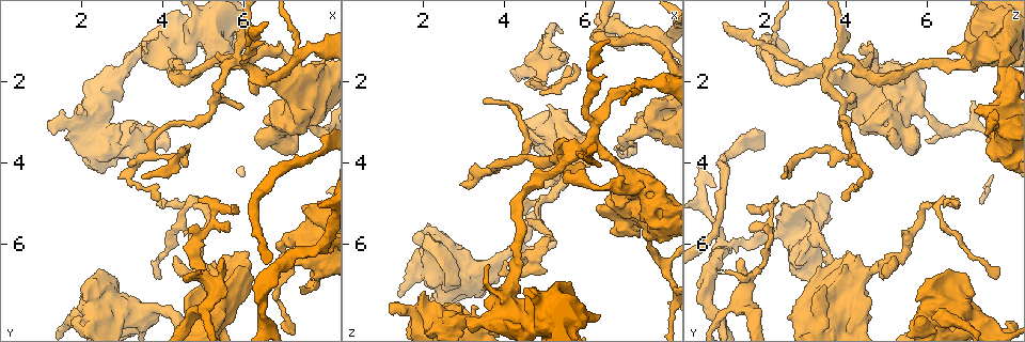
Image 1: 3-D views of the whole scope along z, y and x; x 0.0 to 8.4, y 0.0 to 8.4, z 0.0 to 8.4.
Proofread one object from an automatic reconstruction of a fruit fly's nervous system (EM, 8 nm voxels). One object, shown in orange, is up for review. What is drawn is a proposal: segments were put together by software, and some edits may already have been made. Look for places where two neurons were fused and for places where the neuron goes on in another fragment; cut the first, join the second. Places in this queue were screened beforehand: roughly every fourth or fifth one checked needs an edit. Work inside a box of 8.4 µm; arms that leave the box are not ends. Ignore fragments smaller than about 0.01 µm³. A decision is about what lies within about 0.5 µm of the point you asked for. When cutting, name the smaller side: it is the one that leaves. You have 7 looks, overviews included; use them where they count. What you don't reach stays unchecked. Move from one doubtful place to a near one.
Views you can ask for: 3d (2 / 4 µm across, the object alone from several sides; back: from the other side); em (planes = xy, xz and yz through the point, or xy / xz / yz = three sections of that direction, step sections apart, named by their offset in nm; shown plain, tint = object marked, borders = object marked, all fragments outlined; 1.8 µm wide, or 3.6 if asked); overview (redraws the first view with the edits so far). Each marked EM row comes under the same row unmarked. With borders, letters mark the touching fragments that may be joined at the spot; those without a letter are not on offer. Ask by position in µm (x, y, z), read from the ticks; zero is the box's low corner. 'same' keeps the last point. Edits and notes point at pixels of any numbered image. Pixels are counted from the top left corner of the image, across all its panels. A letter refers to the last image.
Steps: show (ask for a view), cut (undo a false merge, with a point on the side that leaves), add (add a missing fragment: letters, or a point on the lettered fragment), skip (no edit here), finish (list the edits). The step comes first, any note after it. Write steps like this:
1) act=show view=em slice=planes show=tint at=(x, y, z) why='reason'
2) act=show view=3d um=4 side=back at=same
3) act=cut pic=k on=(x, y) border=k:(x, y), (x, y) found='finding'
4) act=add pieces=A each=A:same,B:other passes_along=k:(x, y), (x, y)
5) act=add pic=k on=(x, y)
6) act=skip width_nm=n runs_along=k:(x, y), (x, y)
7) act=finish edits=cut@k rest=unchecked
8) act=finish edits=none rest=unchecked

act=show view=em um=3.6 slice=yz step=4 show=tint at=(2.75, 2.05, 7.95) why='sudden change in width'

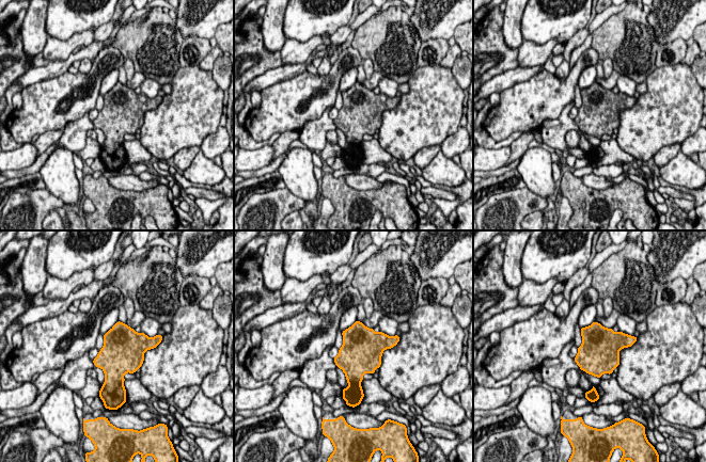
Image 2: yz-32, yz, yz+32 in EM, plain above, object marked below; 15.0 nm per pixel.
act=show view=em um=3.6 slice=xz step=4 show=borders at=same

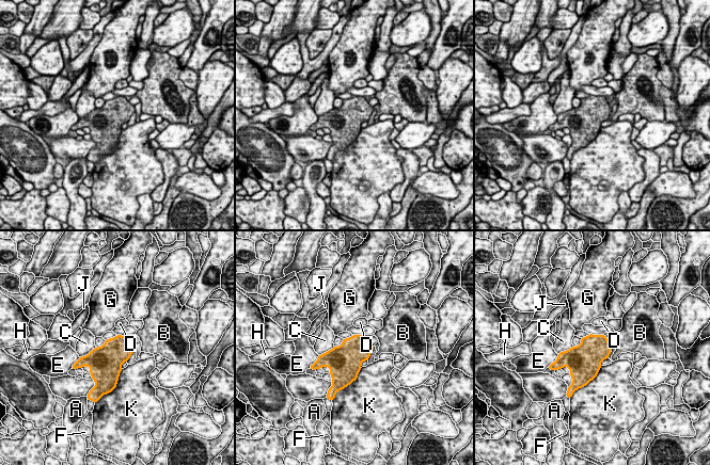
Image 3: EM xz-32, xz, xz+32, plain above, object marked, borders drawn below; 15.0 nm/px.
act=skip width_nm=440 each=A:other,B:other,C:other,D:other,E:other,F:other,G:other,H:other,J:other,K:other border=3:(344, 339), (338, 346), (334, 347) found='all the same neuron'

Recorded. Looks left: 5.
act=show view=3d um=4 side=back at=(1.40, 3.25, 7.40) why='branch stops here'

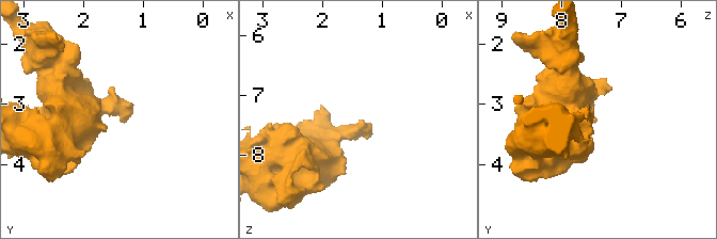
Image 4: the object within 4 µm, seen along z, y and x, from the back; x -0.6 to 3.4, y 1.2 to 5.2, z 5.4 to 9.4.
act=show view=em slice=planes show=borders at=(1.35, 3.25, 7.45) why='now the EM'

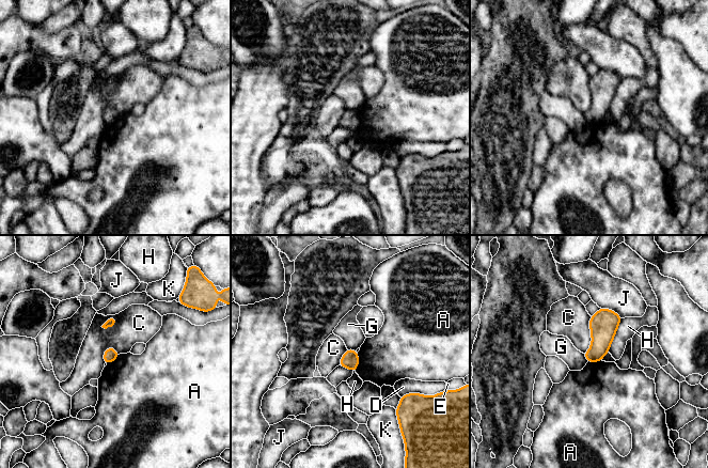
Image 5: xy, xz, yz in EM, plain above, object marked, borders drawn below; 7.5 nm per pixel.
act=skip each=A:other,C:other,D:other,E:other,G:other,H:other,J:other,K:other border=5:(591, 316), (591, 346), (584, 354) found='no lettered fragment goes on from it'

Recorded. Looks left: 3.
act=show view=3d um=4 at=(5.30, 7.05, 1.50) why='four-way junction'

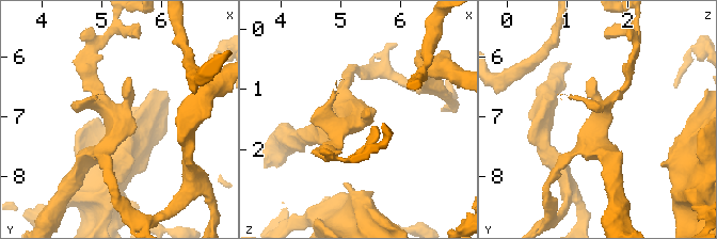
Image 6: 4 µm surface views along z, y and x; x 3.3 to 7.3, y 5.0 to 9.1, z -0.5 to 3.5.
act=show view=em slice=planes show=borders at=(5.25, 7.10, 1.55) why='need the tissue'

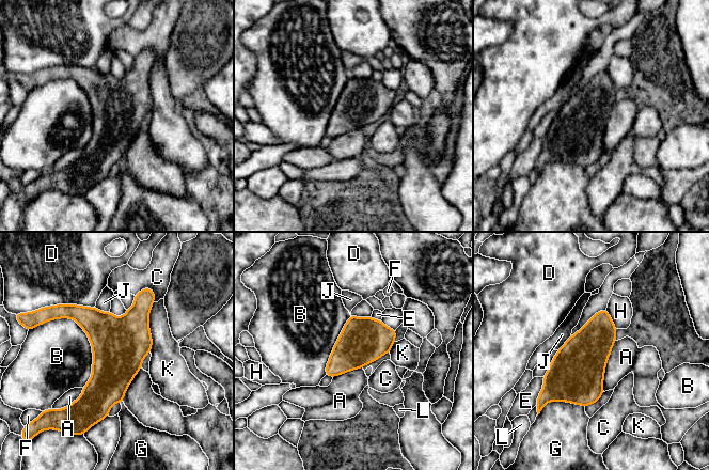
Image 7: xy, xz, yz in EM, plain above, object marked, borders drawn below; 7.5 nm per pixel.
act=skip longest_contact=B:600nm each=A:other,B:other,C:other,D:other,E:other,F:other,G:other,H:other,J:other,K:other,L:other border=7:(615, 340), (605, 365), (603, 391) found='all the same neuron'

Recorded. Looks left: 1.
act=finish edits=none rest=unchecked

